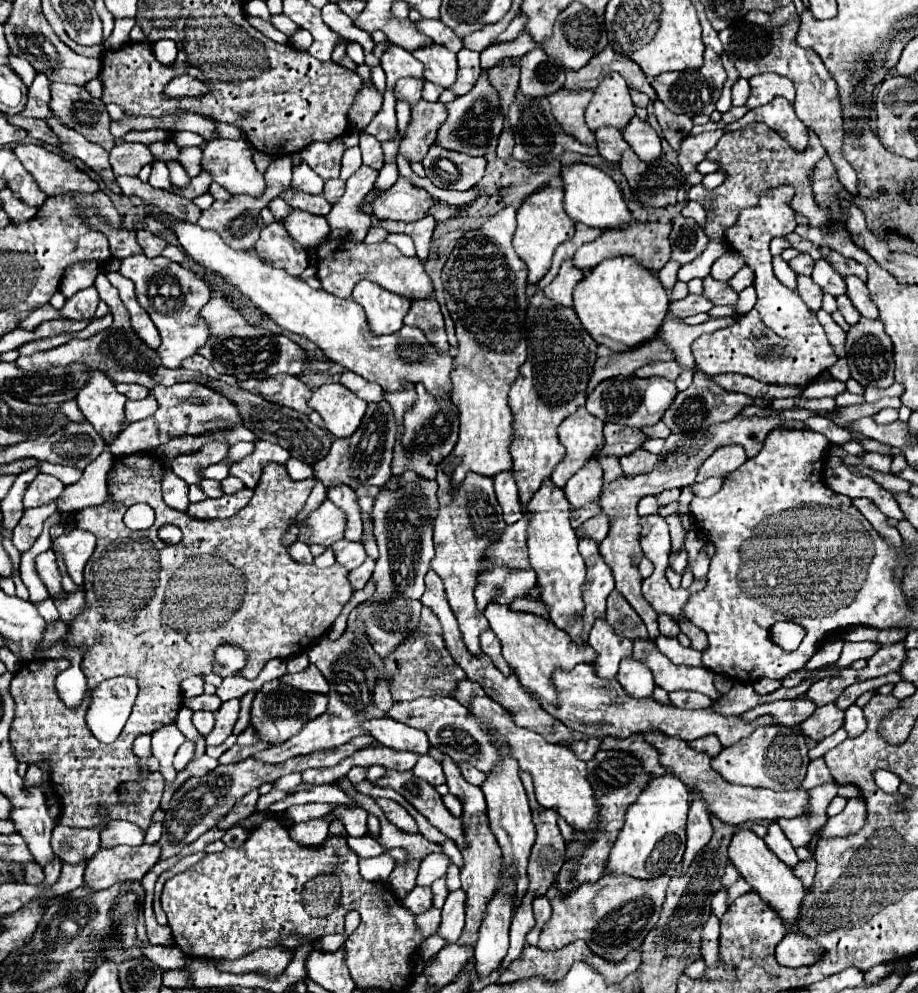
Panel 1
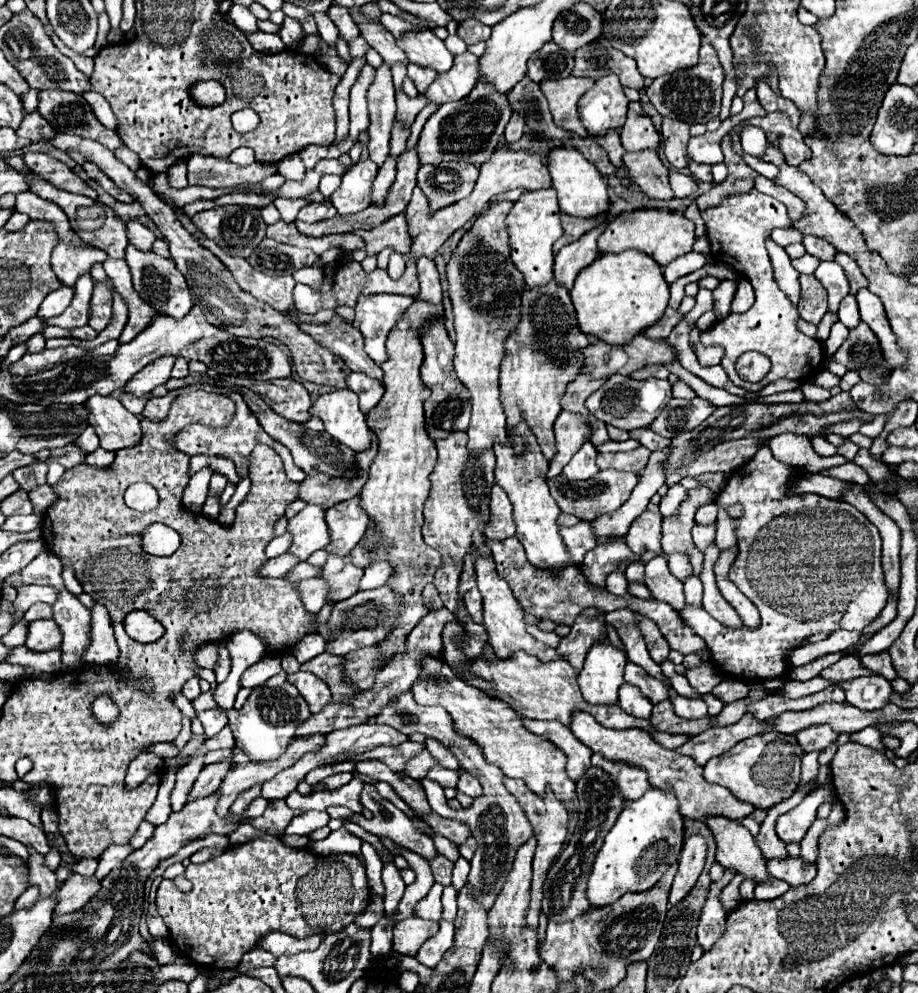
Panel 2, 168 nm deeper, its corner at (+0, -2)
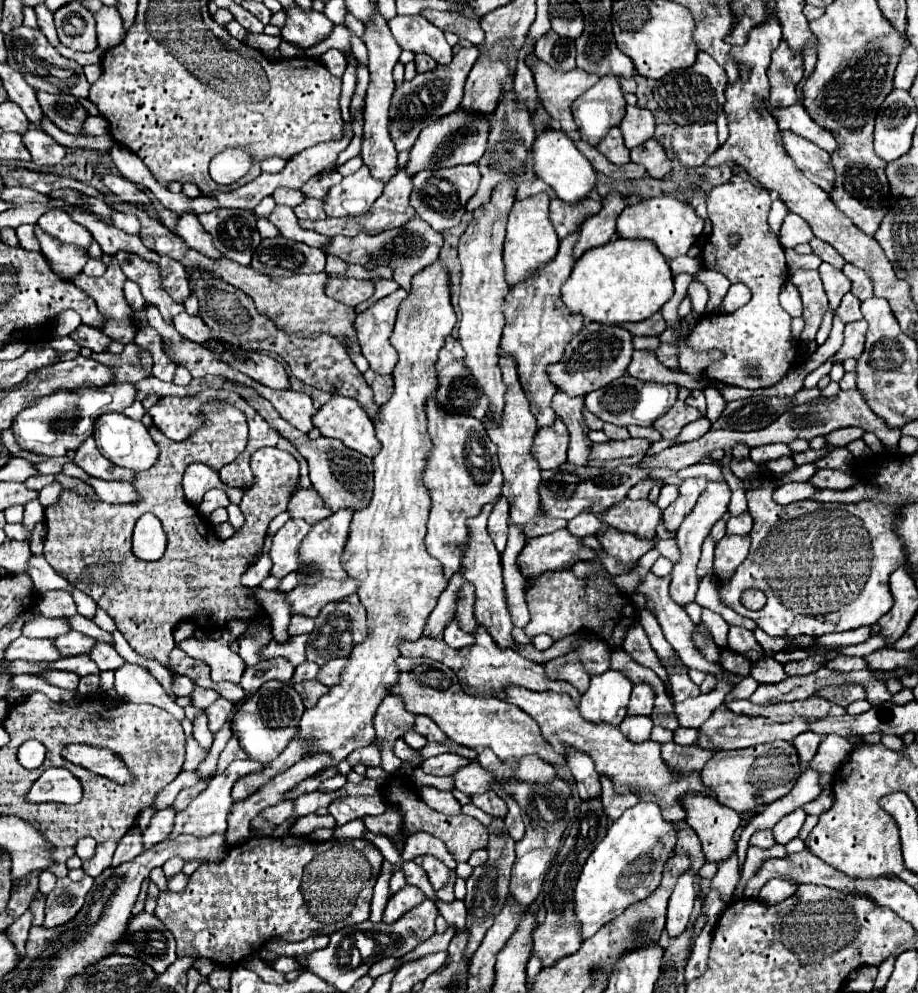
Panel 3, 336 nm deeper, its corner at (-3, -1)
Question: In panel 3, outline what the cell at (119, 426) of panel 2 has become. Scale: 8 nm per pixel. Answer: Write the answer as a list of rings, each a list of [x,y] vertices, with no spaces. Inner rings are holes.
[[[106,413],[96,421],[96,431],[94,431],[94,441],[100,449],[100,453],[112,461],[114,465],[132,469],[132,471],[146,471],[148,467],[156,465],[156,459],[160,455],[156,443],[152,441],[148,429],[142,425],[142,421],[134,421],[122,413]]]

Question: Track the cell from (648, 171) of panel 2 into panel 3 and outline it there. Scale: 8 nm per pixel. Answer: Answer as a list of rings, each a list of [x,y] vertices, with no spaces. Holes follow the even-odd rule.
[[[648,139],[640,147],[634,147],[630,151],[630,157],[634,163],[640,163],[648,169],[648,175],[654,179],[662,179],[672,171],[672,161],[666,155],[666,149],[660,141]]]

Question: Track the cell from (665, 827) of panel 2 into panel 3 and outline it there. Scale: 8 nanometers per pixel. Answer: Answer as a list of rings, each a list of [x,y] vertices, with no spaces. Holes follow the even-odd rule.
[[[638,803],[614,821],[600,845],[586,859],[574,887],[574,915],[582,941],[590,939],[604,923],[624,913],[632,903],[648,897],[662,877],[662,867],[674,853],[676,829],[664,821],[656,803]]]

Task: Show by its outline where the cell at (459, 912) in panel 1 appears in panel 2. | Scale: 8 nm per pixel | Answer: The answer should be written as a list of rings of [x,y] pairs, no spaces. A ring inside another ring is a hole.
[[[441,920],[439,932],[423,944],[423,948],[417,952],[415,958],[425,966],[435,968],[439,960],[445,956],[445,952],[453,946],[453,932],[455,932],[455,924],[449,920]]]

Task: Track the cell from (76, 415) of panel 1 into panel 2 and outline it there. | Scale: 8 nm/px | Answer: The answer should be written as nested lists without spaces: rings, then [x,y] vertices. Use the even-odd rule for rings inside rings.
[[[87,426],[81,438],[83,438],[83,448],[85,448],[85,452],[93,452],[93,450],[99,448],[99,440],[97,440],[97,434],[95,434],[93,426]]]

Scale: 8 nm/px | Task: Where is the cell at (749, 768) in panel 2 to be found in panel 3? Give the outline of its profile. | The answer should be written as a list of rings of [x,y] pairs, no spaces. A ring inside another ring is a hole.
[[[772,741],[736,751],[718,751],[702,769],[702,783],[712,789],[720,805],[730,807],[738,813],[762,811],[768,803],[788,795],[800,777],[800,761],[796,749],[788,741]]]

